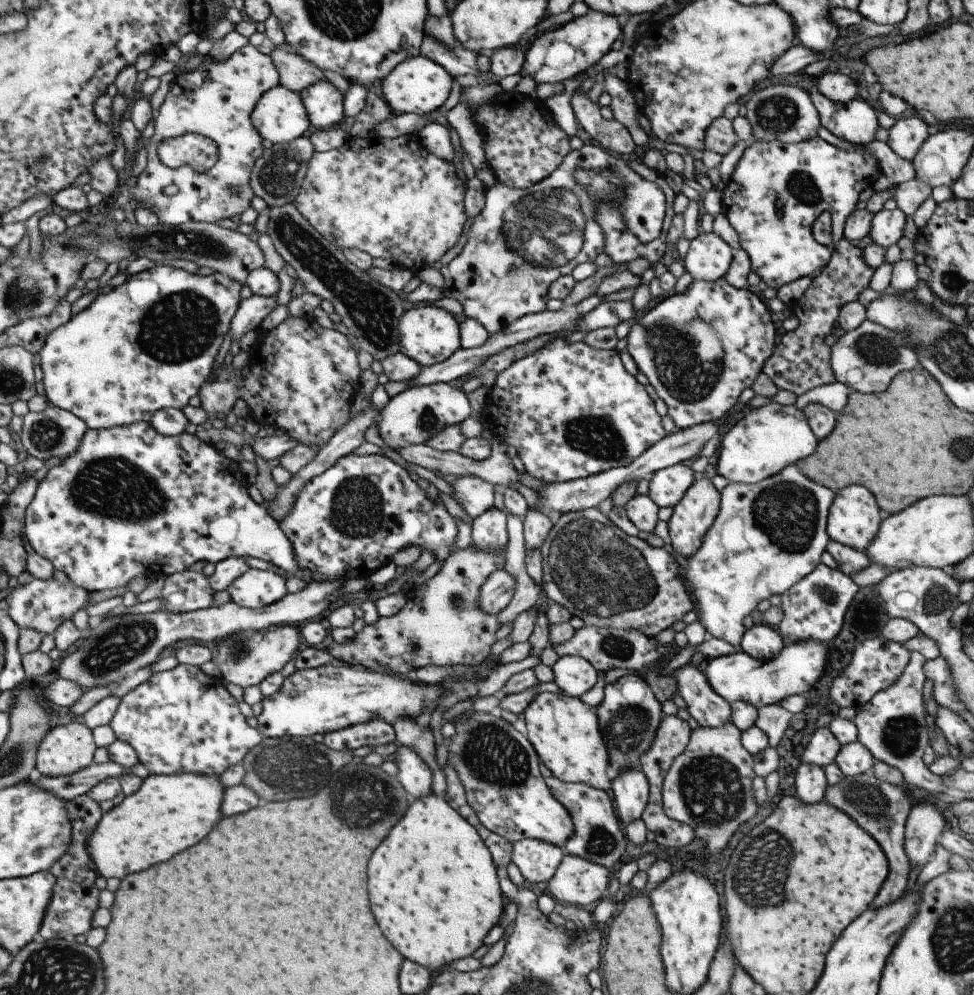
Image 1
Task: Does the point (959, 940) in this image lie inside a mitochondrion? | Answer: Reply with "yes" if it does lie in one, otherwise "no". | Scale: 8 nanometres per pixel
yes

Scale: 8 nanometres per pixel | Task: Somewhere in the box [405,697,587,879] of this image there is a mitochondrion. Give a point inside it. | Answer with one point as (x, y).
(490, 752)

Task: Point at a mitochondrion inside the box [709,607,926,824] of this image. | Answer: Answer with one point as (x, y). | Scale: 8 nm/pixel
(900, 736)

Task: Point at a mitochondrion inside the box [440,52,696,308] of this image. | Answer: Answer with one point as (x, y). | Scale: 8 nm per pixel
(545, 228)

